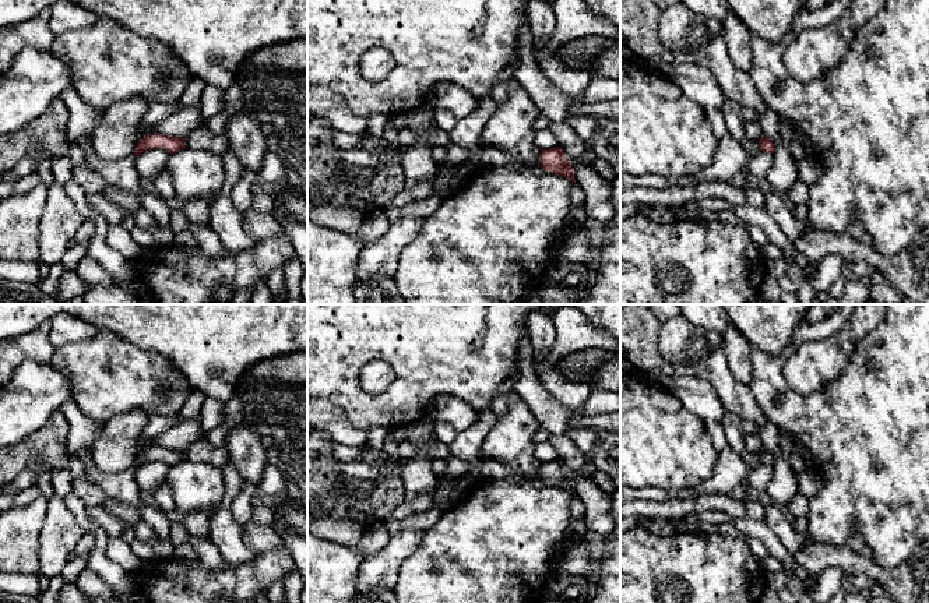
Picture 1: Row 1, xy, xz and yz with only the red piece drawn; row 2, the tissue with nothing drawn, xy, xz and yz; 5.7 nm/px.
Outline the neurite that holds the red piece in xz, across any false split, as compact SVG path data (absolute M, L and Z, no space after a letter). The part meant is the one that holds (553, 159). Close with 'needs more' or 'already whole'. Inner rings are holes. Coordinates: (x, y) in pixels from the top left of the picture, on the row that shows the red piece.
M559 147L541 149L539 162L543 170L567 177L571 180L571 183L576 183L571 165L569 163L564 152Z | already whole

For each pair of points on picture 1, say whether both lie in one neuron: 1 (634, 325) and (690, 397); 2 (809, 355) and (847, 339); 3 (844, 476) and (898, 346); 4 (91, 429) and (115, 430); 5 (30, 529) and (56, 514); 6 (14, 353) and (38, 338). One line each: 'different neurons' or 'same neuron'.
1: different neurons
2: same neuron
3: same neuron
4: different neurons
5: different neurons
6: same neuron

